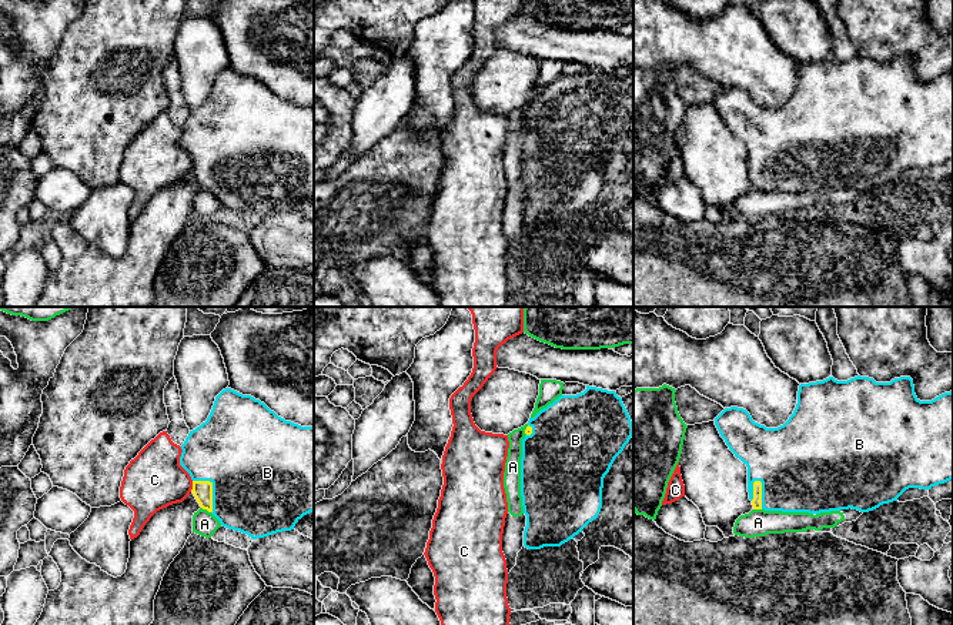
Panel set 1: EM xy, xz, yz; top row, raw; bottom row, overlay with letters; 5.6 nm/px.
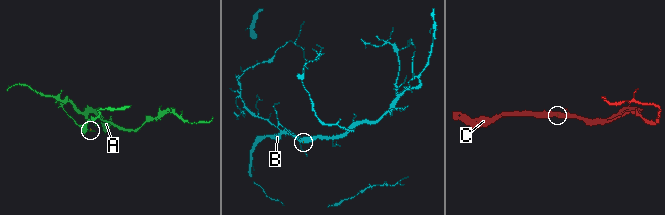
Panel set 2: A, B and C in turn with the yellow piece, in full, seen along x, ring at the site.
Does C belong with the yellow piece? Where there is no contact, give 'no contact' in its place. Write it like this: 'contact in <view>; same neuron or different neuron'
contact in xy; different neuron

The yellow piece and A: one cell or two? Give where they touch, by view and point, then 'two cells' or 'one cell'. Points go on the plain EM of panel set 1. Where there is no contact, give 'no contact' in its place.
meets yellow in xy at (206, 189); two cells

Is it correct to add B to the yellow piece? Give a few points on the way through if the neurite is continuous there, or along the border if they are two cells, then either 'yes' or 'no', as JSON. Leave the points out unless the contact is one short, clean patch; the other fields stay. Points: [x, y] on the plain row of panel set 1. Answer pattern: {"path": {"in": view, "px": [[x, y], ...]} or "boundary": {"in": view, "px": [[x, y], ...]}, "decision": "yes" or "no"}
{"path": {"in": "yz", "px": [[756, 181], [761, 173], [799, 151]]}, "decision": "yes"}

